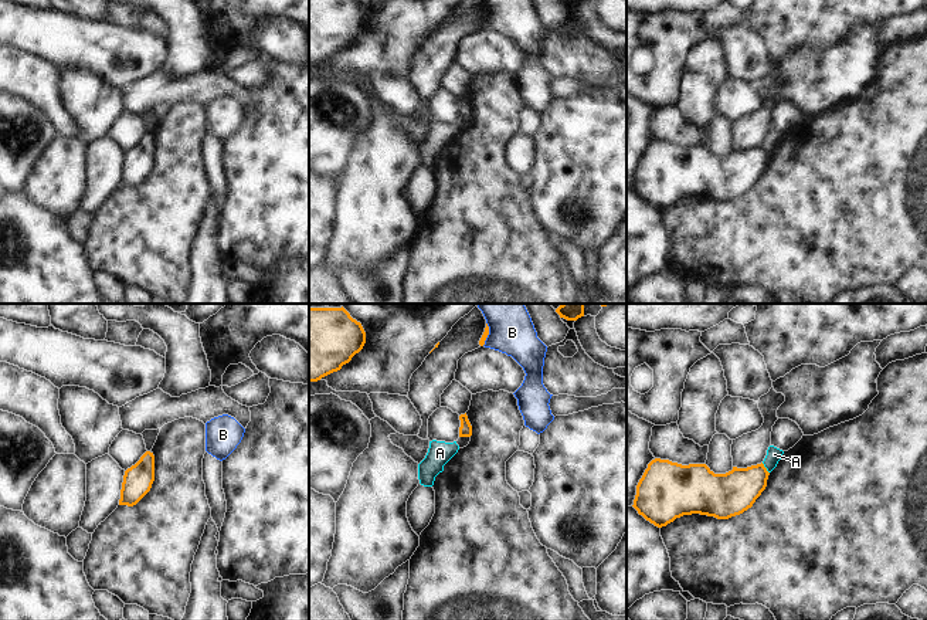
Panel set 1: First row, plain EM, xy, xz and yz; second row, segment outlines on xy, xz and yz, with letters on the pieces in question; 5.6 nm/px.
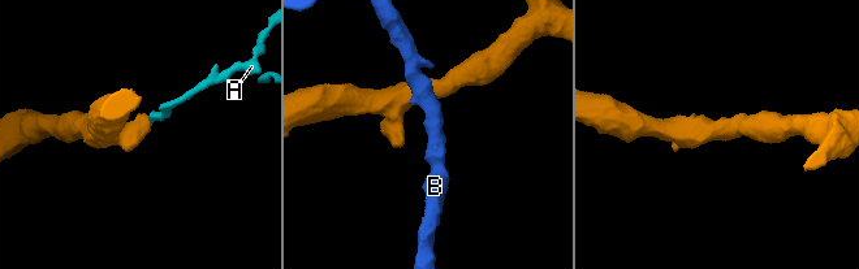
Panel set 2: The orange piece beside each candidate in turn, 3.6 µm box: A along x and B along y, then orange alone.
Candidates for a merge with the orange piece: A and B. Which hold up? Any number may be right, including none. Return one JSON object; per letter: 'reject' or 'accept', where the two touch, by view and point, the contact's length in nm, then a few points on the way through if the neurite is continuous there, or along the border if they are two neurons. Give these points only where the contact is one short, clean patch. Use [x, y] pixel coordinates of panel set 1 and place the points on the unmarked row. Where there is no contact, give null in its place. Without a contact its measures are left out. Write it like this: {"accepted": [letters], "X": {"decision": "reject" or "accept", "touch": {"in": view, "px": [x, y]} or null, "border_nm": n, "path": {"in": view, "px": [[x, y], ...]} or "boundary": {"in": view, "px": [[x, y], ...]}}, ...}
{"accepted": [], "A": {"decision": "reject", "touch": {"in": "yz", "px": [766, 151]}, "border_nm": 80, "boundary": {"in": "yz", "px": [[761, 145], [768, 155]]}}, "B": {"decision": "reject", "touch": {"in": "xz", "px": [488, 16]}, "border_nm": 140, "boundary": {"in": "xz", "px": [[486, 4], [488, 19], [482, 27]]}}}

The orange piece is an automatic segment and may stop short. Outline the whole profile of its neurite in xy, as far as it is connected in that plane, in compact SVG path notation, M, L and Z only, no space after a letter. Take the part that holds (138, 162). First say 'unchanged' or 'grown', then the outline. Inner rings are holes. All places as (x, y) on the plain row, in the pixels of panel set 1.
unchanged | M146 133L123 157L119 187L136 187L152 170L154 163L154 138Z

